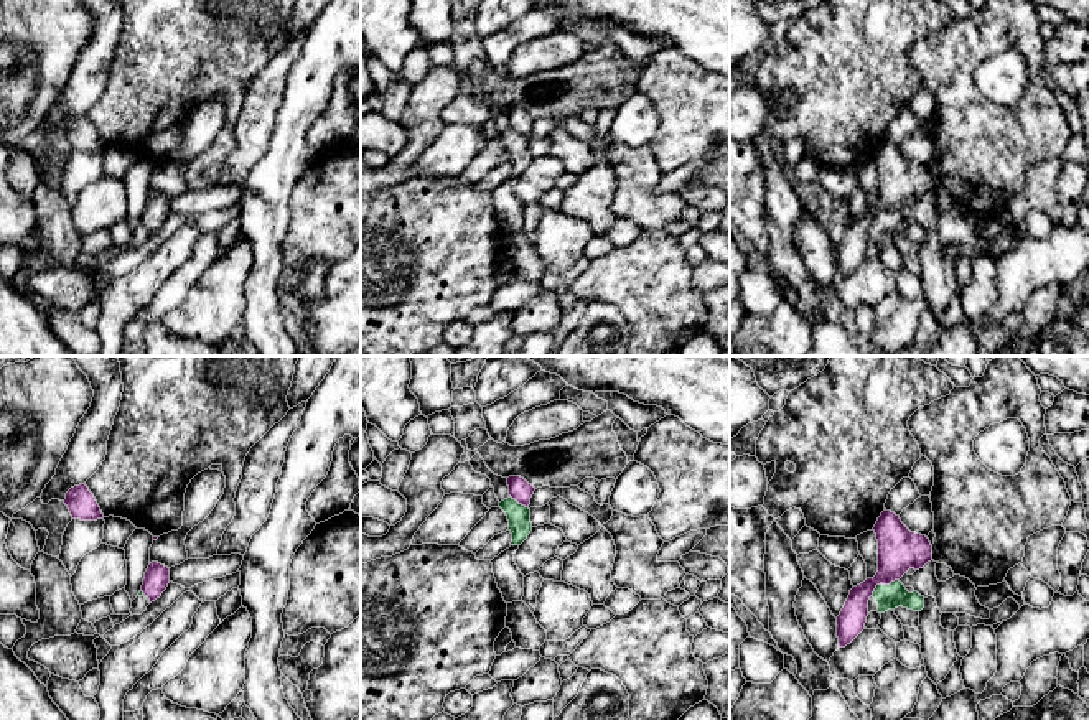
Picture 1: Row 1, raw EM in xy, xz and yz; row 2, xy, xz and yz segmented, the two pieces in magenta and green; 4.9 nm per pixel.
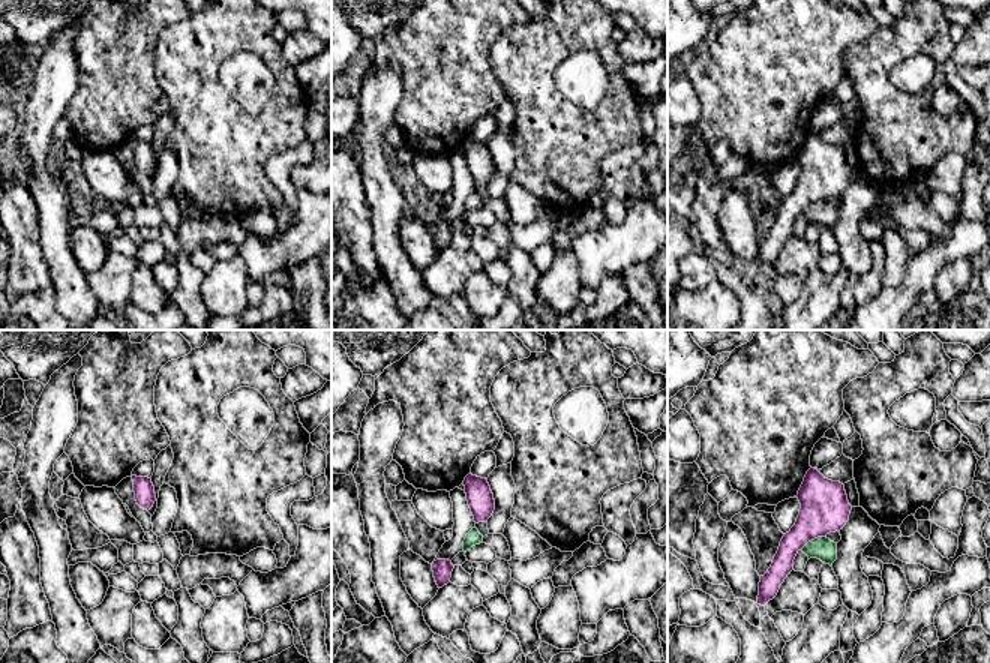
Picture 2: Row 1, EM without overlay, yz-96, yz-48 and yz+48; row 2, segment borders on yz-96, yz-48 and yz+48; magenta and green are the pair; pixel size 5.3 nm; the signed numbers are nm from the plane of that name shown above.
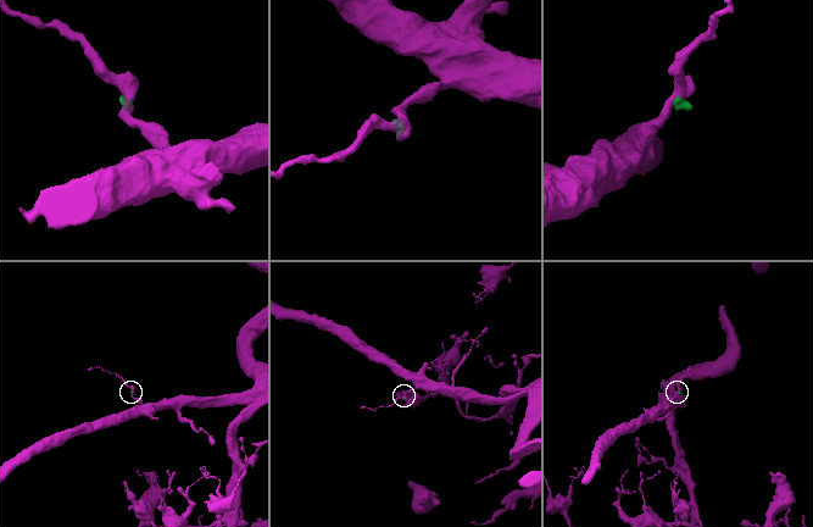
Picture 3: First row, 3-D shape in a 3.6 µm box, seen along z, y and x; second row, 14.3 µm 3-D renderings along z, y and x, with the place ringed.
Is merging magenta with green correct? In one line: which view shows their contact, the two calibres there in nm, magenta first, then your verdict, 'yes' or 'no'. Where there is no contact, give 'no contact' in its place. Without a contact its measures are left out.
yz | 200/130 nm | no

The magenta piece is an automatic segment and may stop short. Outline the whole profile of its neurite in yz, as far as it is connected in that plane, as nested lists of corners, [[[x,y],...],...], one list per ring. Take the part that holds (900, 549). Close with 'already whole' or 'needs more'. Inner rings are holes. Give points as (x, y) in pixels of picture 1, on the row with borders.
[[[885,509],[873,531],[878,540],[878,572],[850,590],[837,616],[839,648],[850,644],[865,629],[868,600],[880,583],[890,585],[909,568],[919,570],[932,560],[929,539],[911,532],[895,512]]]; already whole

